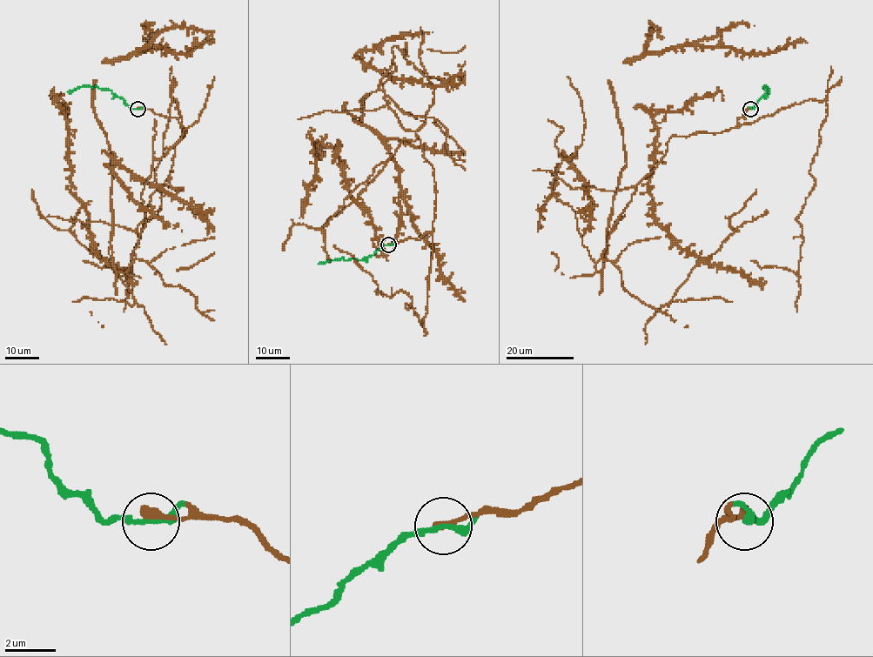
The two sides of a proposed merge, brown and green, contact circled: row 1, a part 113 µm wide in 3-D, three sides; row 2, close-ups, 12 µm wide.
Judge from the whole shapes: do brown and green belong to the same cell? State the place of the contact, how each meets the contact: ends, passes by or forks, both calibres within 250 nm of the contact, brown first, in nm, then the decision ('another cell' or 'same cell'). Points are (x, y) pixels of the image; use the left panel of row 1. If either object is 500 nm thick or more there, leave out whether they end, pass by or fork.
(137, 109) | brown ends | green passes by | 340/240 nm | same cell

